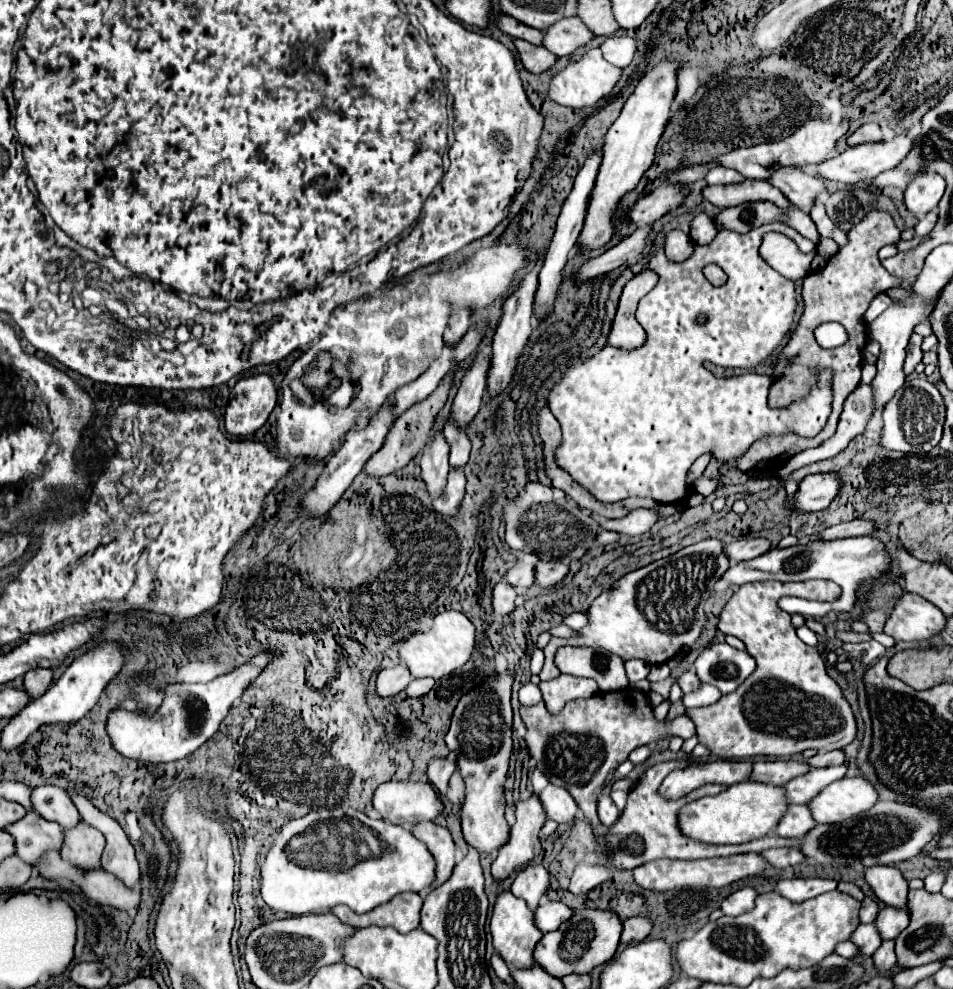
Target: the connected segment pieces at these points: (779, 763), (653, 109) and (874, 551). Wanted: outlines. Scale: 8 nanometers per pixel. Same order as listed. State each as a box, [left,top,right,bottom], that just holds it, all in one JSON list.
[[750,760,810,786],[580,58,680,250],[722,536,890,618]]

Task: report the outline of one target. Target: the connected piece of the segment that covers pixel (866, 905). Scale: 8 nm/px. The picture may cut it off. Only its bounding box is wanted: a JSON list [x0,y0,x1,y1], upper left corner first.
[860,898,878,924]

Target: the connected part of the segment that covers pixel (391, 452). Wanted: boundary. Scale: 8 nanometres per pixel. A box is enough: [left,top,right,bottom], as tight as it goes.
[366,374,452,476]

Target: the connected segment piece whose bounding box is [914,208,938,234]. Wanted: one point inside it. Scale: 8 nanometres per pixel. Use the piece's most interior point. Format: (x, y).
(927, 223)

